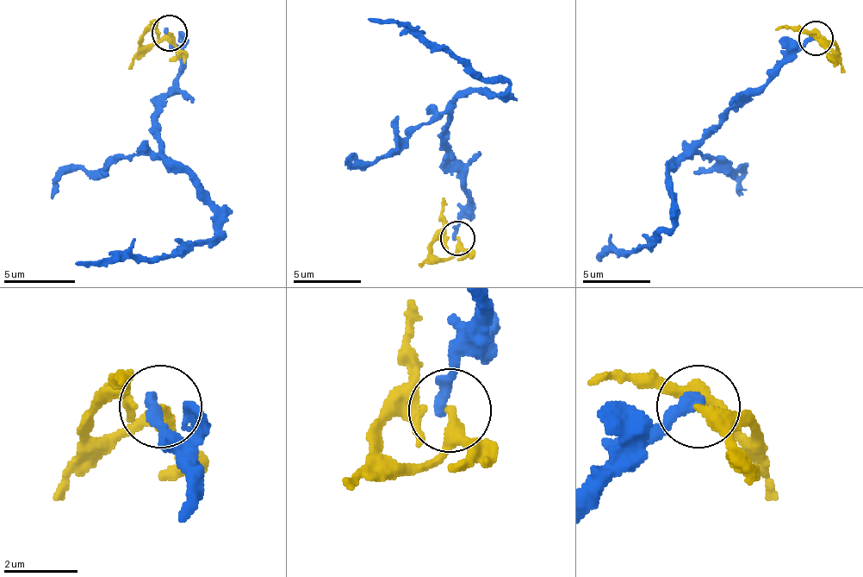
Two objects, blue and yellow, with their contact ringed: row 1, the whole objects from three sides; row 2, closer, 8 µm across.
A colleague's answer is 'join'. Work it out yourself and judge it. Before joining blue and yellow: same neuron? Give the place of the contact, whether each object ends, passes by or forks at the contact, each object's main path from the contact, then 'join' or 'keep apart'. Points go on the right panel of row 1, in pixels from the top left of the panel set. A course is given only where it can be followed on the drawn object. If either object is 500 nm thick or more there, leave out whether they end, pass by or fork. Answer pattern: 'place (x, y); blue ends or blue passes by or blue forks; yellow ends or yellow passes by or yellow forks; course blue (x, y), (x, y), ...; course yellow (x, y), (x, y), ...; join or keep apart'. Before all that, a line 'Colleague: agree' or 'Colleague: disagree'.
Colleague: disagree
place (816, 38); blue ends; yellow passes by; course blue (816, 39), (806, 39), (769, 77), (684, 151), (670, 168), (670, 222), (630, 254), (605, 254), (596, 257); course yellow (816, 39), (776, 28); keep apart

